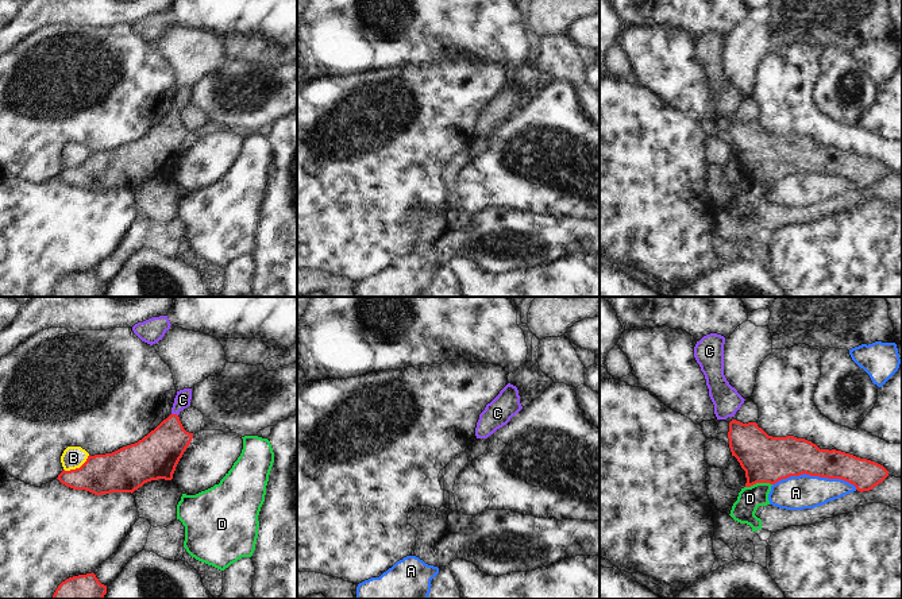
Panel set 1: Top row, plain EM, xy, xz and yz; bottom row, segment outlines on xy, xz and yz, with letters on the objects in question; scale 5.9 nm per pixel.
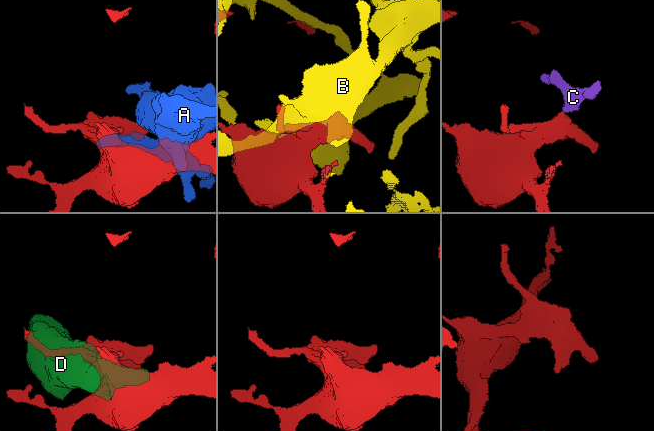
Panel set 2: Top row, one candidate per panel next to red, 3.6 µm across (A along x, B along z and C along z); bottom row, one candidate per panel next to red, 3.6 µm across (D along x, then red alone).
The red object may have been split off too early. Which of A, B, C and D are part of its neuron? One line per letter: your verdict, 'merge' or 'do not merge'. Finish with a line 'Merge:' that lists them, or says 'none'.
A: do not merge
B: do not merge
C: merge
D: do not merge
Merge: C

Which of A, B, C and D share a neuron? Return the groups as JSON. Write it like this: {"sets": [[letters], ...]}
{"sets": [["A"], ["B"], ["C"], ["D"]]}

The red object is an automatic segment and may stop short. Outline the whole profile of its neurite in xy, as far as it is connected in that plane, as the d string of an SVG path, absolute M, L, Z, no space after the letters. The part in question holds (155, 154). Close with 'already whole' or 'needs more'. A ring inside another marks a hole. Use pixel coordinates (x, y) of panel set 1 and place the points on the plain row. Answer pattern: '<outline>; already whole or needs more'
M192 86L177 89L171 112L135 142L112 151L88 154L76 167L62 169L58 178L73 188L95 193L134 190L144 181L171 178L193 131L184 127L180 109L190 104Z; needs more

